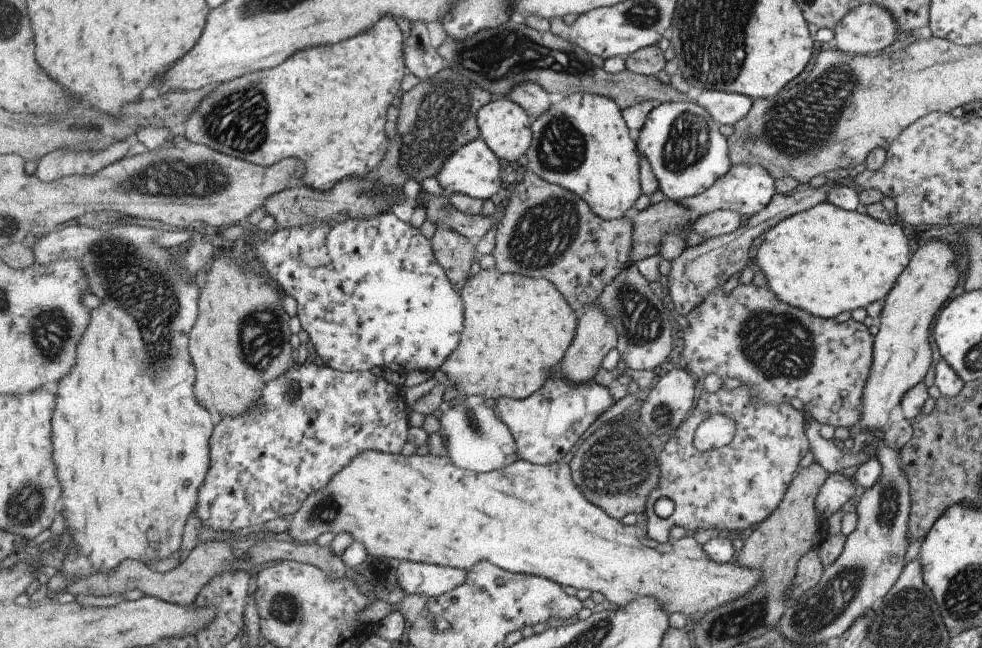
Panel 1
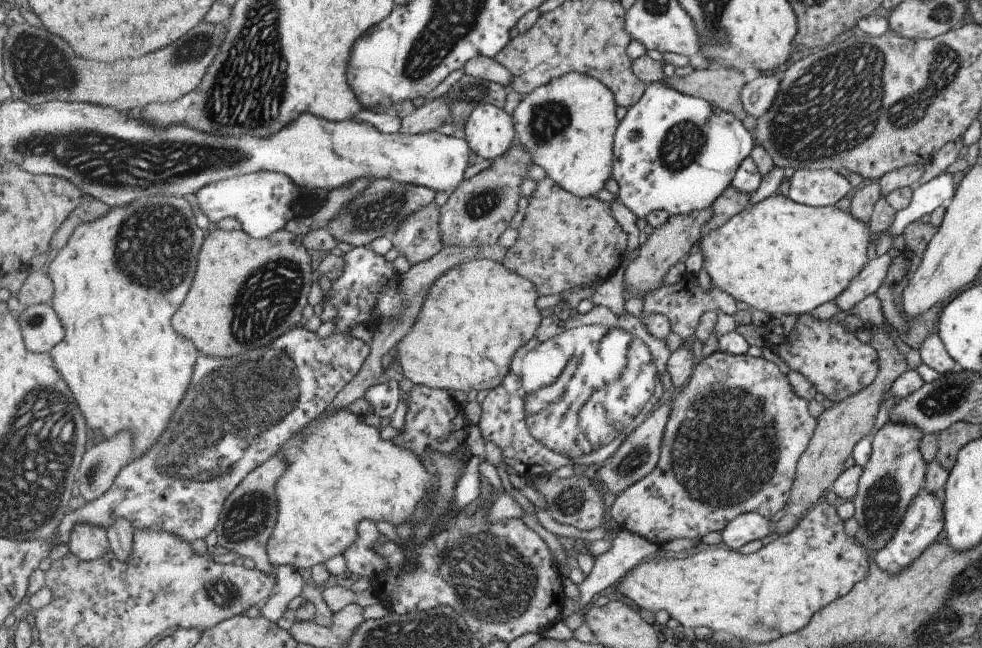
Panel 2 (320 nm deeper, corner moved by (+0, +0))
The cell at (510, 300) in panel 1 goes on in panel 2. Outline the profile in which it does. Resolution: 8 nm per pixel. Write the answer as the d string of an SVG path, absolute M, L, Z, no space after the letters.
M477 259L458 264L438 278L424 298L420 313L405 338L395 348L400 358L397 369L415 385L427 385L434 389L489 390L500 386L508 372L516 352L528 345L544 318L537 308L540 297L536 284L510 271L504 264L499 265L490 259Z

